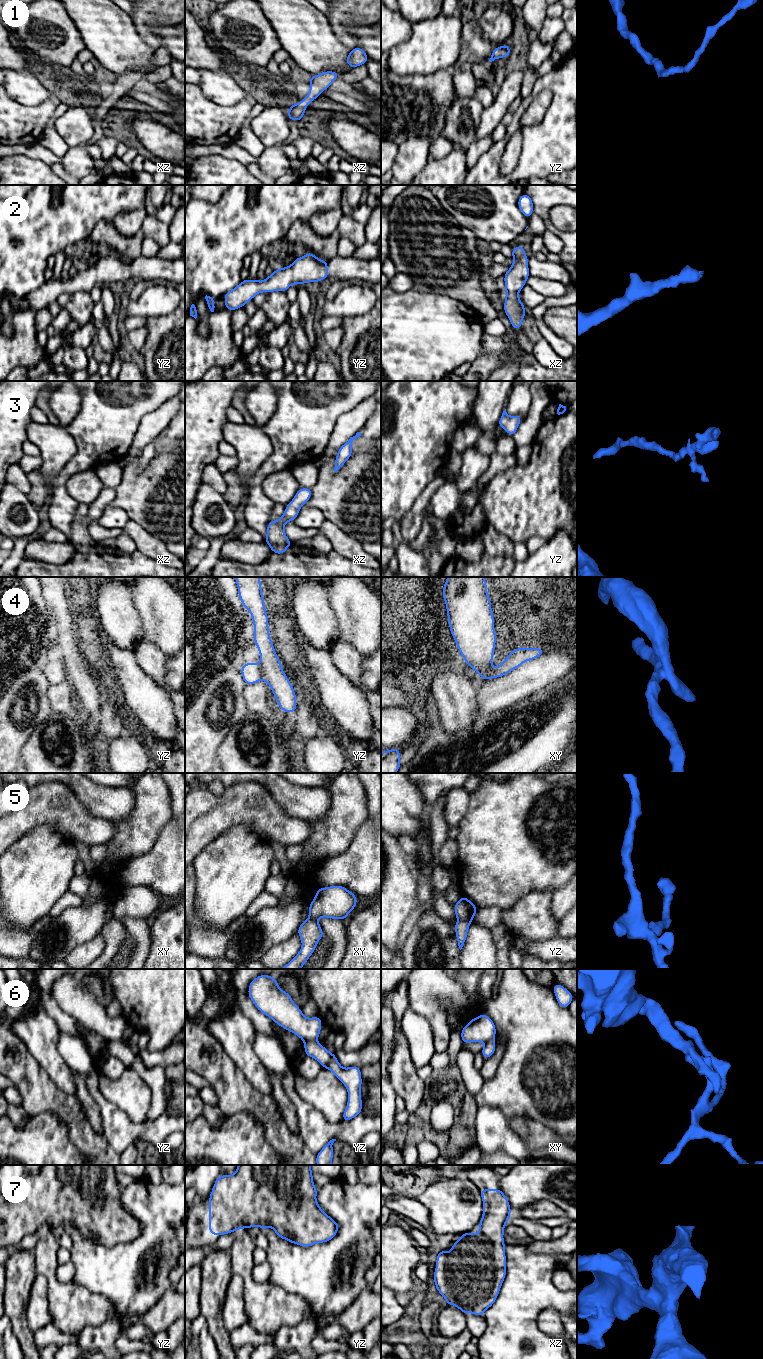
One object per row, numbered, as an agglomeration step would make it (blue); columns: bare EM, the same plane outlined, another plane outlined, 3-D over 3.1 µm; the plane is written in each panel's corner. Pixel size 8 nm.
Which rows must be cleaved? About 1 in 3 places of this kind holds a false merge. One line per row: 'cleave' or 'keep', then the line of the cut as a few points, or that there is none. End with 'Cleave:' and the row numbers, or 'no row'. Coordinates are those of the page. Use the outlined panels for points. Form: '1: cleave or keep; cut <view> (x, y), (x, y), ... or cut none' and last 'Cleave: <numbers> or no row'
1: keep; cut none
2: keep; cut none
3: keep; cut none
4: cleave; cut xy (492, 668), (484, 675), (481, 675)
5: cleave; cut yz (471, 919), (458, 920)
6: cleave; cut yz (316, 1040), (305, 1042)
7: keep; cut none
Cleave: 4, 5, 6

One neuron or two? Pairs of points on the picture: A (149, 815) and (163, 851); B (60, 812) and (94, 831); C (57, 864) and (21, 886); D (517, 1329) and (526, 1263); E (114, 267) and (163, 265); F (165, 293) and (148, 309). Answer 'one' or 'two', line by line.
A: two
B: one
C: one
D: one
E: one
F: one

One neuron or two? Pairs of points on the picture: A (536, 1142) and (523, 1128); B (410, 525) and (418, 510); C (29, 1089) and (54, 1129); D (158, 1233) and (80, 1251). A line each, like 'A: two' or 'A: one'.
A: one
B: one
C: two
D: one

